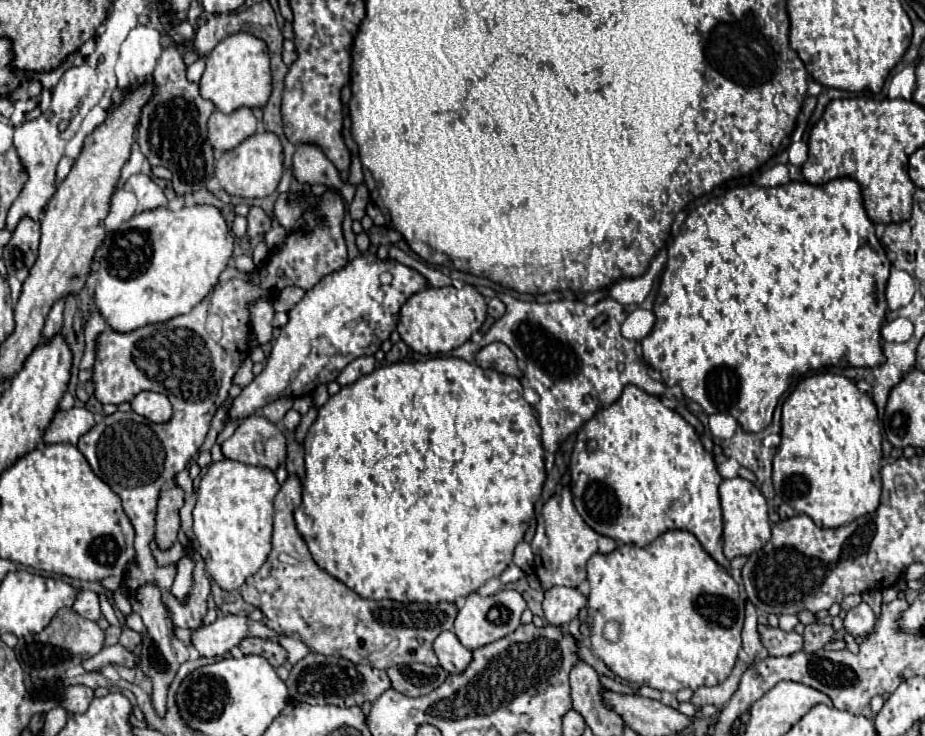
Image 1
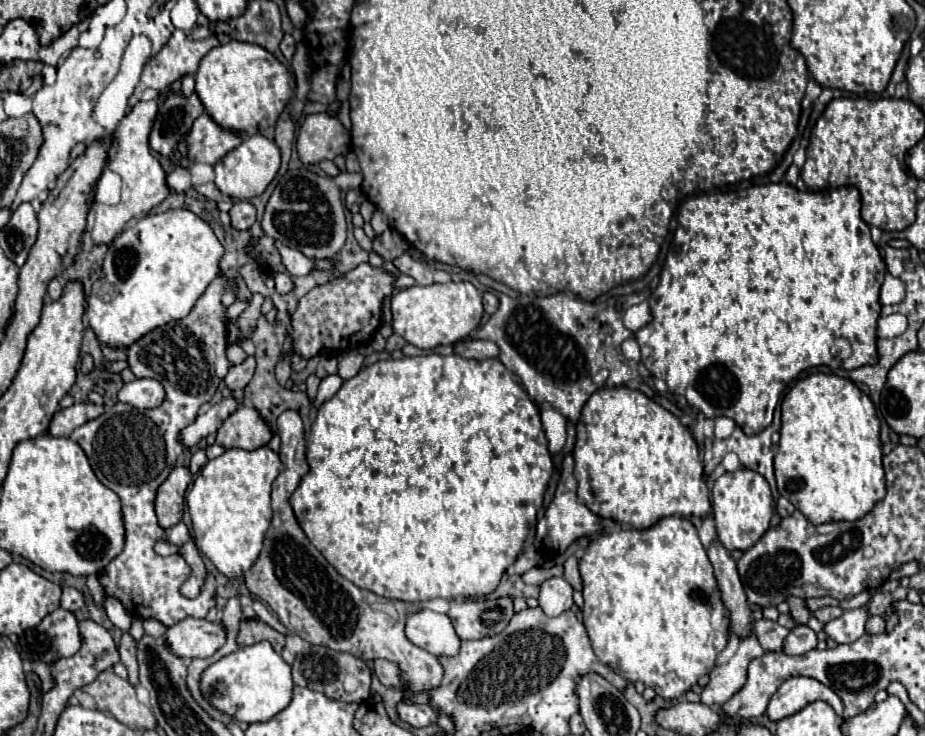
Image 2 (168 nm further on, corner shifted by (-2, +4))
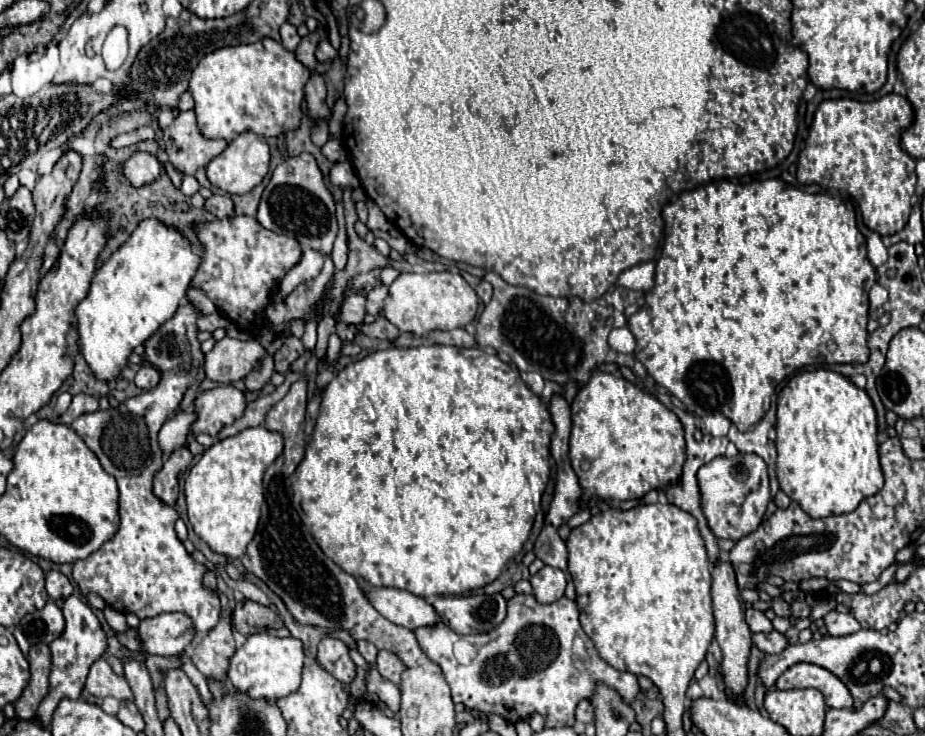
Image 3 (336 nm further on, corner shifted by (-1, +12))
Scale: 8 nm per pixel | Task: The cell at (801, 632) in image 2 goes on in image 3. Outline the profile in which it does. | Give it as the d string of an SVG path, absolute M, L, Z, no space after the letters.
M773 630L773 632L769 632L769 634L755 634L755 636L753 636L753 644L755 644L759 650L767 652L767 654L779 654L781 650L785 650L785 648L789 646L789 640L787 640L785 634Z

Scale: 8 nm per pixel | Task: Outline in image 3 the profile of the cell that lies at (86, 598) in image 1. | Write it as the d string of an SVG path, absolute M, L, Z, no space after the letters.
M49 572L47 574L47 582L45 582L47 594L55 600L55 602L63 602L65 598L69 598L69 594L73 594L73 586L67 580L67 576L63 576L61 572Z

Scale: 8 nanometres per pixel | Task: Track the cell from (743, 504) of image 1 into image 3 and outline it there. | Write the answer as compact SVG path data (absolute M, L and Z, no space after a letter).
M739 454L737 458L717 456L713 458L713 462L701 466L697 480L701 488L703 514L717 538L729 538L737 542L759 528L771 500L767 464L761 458L757 458L755 454Z

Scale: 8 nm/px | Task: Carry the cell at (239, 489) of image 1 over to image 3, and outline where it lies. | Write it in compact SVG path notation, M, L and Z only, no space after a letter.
M263 426L247 428L231 438L215 442L203 452L201 460L189 470L185 480L187 514L195 534L217 554L241 558L247 544L253 540L261 504L263 504L263 474L283 450L283 438Z

